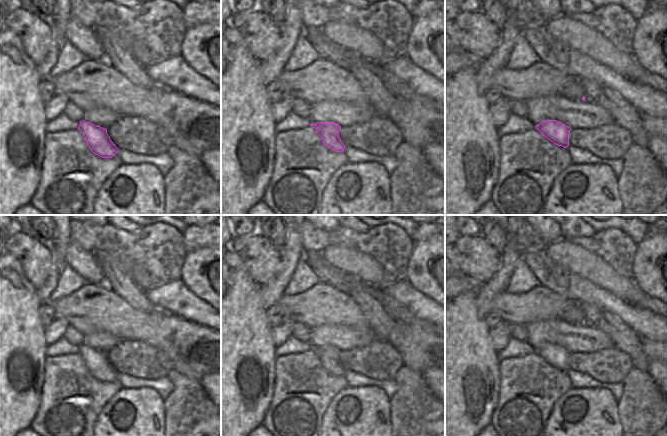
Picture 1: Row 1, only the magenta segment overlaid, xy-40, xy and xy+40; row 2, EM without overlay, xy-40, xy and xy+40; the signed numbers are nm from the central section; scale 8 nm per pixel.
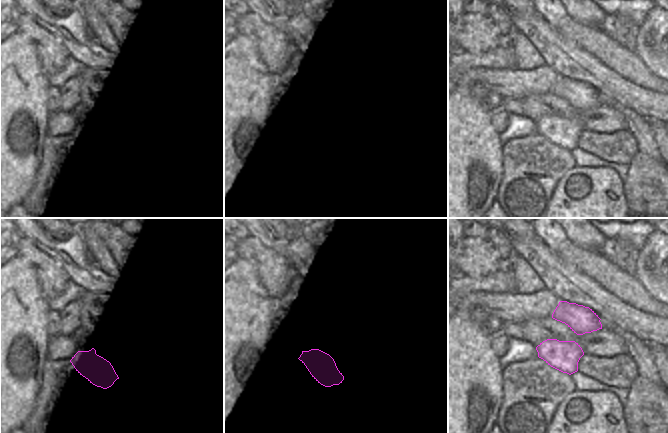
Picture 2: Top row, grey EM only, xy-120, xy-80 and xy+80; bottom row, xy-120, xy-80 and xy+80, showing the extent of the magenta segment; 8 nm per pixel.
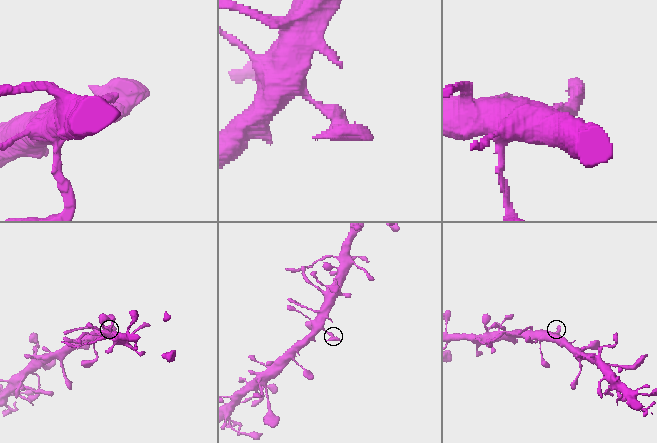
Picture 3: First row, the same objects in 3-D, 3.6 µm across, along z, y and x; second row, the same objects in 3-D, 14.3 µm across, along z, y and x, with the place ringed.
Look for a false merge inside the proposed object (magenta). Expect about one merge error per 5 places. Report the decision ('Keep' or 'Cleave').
Keep

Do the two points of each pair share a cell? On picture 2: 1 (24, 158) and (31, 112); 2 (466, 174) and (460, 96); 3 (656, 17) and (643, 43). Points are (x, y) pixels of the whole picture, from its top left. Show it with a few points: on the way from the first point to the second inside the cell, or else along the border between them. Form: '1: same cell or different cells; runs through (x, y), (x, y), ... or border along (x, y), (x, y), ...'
1: same cell; runs through (24, 147), (24, 123)
2: same cell; runs through (460, 155), (460, 115)
3: same cell; runs through (656, 23), (656, 30), (649, 37)

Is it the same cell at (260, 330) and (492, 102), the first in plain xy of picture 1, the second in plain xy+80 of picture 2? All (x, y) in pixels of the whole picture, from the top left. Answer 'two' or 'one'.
two

